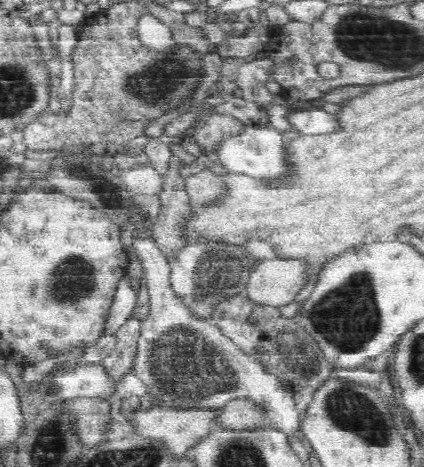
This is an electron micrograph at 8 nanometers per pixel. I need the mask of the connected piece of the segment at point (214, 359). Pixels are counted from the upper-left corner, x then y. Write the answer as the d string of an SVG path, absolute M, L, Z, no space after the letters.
M148 231L141 235L140 239L135 240L131 247L139 258L141 259L141 264L145 269L146 276L146 284L148 289L148 314L146 314L141 328L140 328L140 338L137 341L137 348L135 349L135 358L133 359L133 366L131 371L136 377L138 377L138 381L143 385L143 388L146 388L147 396L154 400L155 404L162 405L165 407L181 407L181 408L220 408L222 409L226 404L233 402L237 399L248 398L252 401L256 401L256 403L264 403L266 407L268 407L268 411L272 411L270 414L270 428L282 429L286 434L292 435L299 430L298 425L298 407L293 400L293 392L283 387L283 385L279 382L279 380L272 374L268 374L263 370L263 367L259 364L258 360L254 358L252 355L248 355L244 353L237 345L232 343L232 340L229 337L226 337L222 332L217 328L217 326L211 321L211 319L206 319L205 316L201 316L201 314L197 314L194 312L192 308L189 307L188 304L182 300L182 297L172 288L171 285L171 265L170 262L162 256L162 253L158 251L158 247L154 247L154 243L152 243L152 239L150 239L150 235L148 235Z

